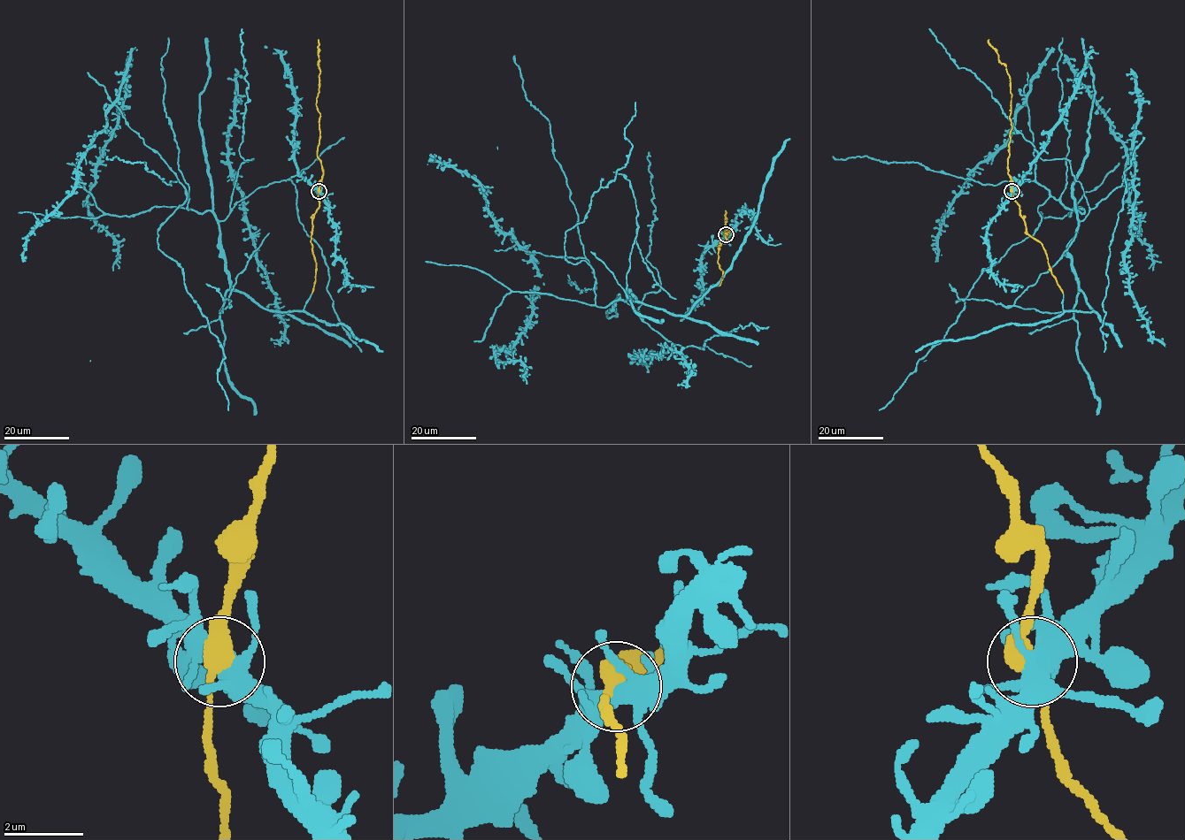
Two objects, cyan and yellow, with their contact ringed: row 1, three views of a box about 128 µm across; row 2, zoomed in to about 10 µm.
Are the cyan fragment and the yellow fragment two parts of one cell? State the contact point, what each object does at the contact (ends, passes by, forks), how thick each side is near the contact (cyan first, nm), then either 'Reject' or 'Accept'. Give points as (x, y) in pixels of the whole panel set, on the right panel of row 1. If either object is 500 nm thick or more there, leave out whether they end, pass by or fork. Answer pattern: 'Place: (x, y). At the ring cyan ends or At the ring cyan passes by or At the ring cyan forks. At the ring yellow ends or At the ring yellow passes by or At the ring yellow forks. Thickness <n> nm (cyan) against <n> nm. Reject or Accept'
Place: (1011, 191). At the ring cyan forks. At the ring yellow passes by. Thickness 440 nm (cyan) against 400 nm. Accept

